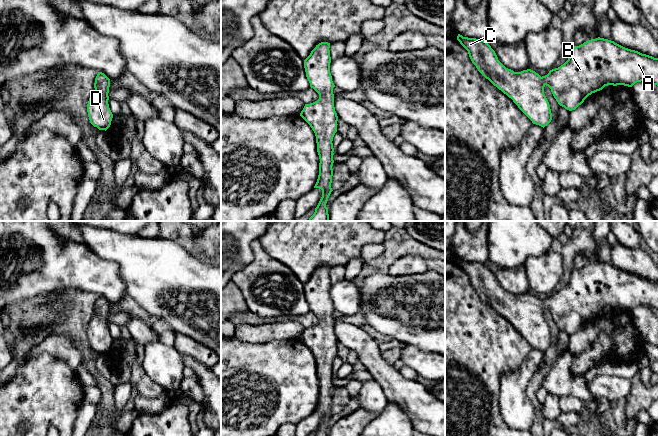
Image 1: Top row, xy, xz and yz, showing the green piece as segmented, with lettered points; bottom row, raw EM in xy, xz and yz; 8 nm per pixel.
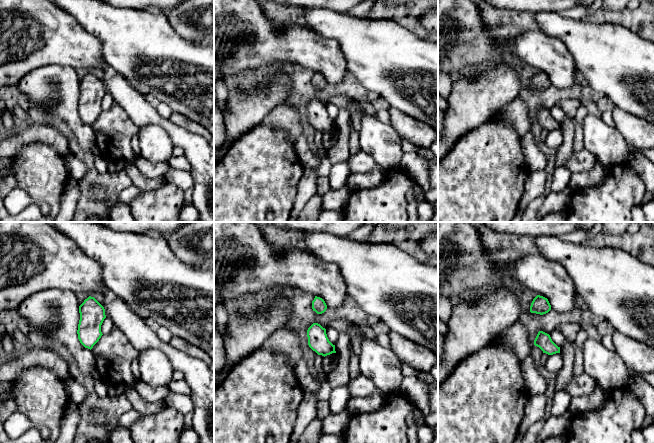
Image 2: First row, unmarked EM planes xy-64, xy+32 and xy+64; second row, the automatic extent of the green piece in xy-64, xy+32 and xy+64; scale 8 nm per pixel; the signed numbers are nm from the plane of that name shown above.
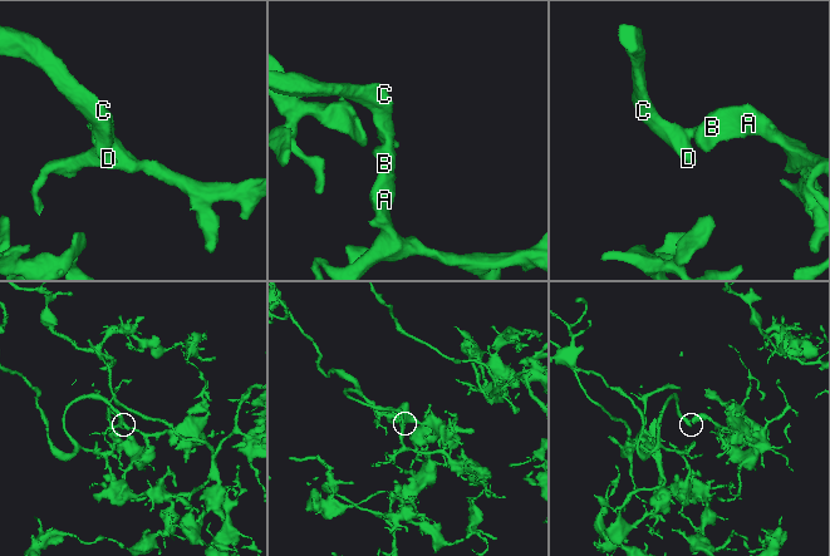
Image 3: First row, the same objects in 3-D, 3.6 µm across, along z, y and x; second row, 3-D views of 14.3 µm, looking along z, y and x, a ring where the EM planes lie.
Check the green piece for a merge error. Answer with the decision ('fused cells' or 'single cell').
single cell

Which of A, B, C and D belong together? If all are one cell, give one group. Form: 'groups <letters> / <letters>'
groups A B C D

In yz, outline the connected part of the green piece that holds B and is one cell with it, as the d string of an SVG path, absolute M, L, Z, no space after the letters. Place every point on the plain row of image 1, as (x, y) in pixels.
M458 258L457 264L468 275L469 281L478 295L511 322L533 348L543 352L552 344L550 329L544 318L545 310L551 313L558 328L569 335L575 334L589 319L608 309L632 311L635 307L644 305L658 310L658 282L625 272L614 265L600 261L574 270L568 284L563 289L550 294L547 299L542 301L531 293L514 296L506 292L498 284L495 275L484 264L463 261L460 258Z

